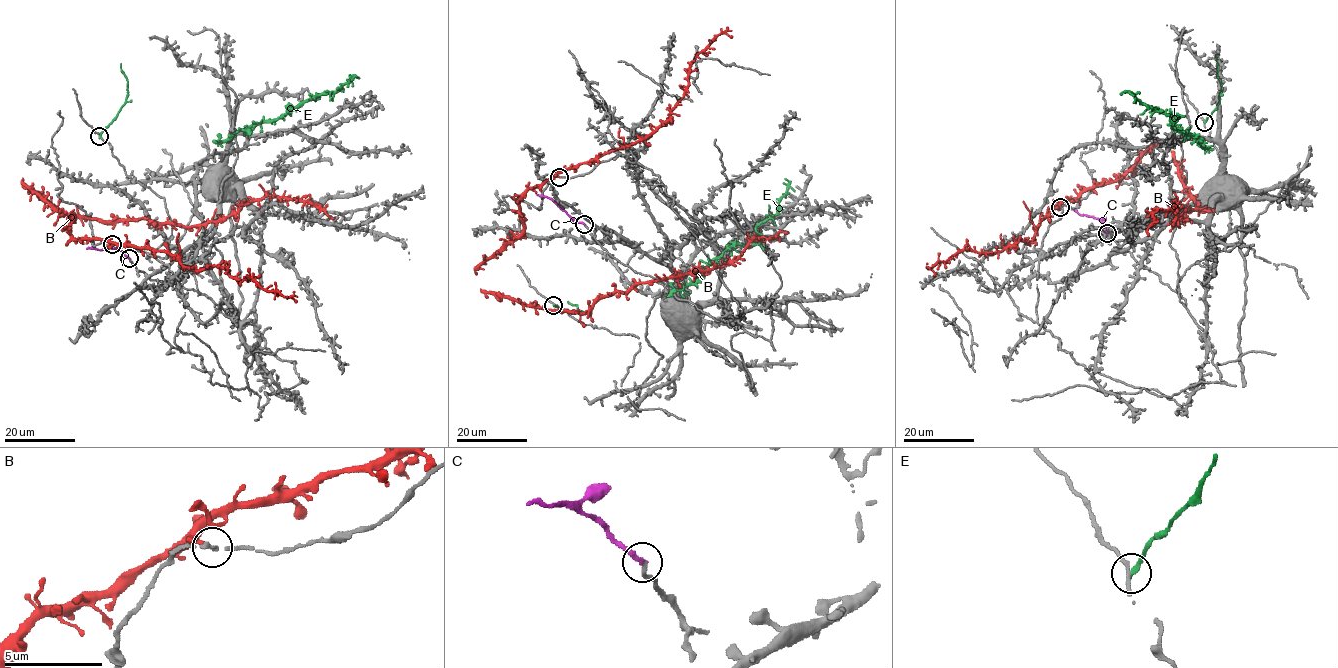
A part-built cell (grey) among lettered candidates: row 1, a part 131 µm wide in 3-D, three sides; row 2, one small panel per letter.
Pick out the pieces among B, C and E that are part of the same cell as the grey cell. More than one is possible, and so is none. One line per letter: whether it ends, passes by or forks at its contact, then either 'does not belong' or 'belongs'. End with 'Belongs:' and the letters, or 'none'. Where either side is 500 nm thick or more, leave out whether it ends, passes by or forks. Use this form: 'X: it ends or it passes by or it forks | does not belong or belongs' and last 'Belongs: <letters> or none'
B: it passes by | does not belong
C: it ends | belongs
E: it ends | does not belong
Belongs: C

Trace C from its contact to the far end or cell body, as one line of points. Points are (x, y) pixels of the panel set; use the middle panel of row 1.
C: (584, 224), (577, 222), (551, 199), (536, 195)

